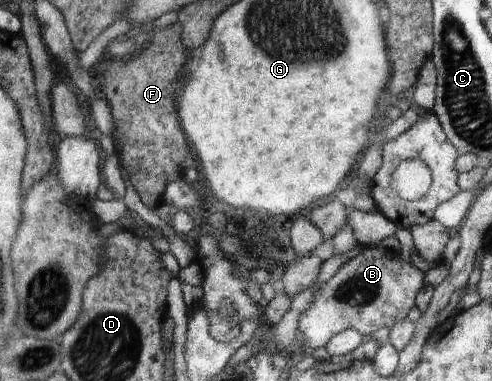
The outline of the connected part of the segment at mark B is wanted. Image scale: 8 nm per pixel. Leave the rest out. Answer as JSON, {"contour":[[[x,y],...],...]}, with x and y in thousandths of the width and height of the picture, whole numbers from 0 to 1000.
{"contour":[[[742,646],[640,774],[632,811],[610,832],[608,879],[618,879],[634,913],[661,913],[681,879],[707,864],[724,864],[744,885],[778,856],[799,864],[807,848],[823,843],[835,806],[843,806],[848,769],[868,745],[864,714],[829,680],[819,685],[807,664]]]}

